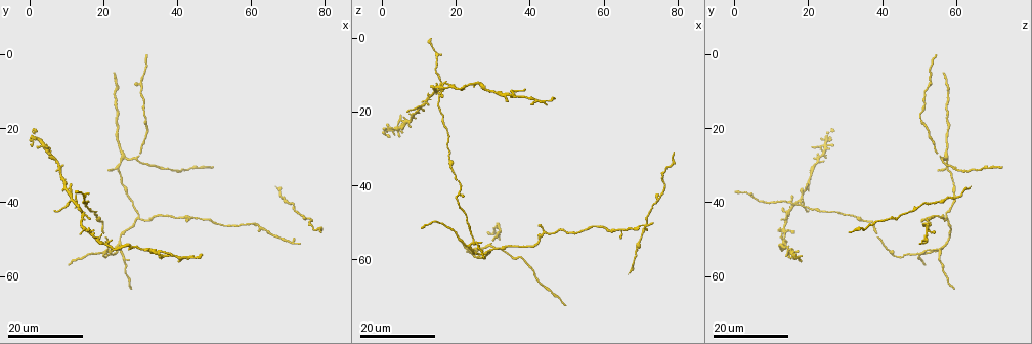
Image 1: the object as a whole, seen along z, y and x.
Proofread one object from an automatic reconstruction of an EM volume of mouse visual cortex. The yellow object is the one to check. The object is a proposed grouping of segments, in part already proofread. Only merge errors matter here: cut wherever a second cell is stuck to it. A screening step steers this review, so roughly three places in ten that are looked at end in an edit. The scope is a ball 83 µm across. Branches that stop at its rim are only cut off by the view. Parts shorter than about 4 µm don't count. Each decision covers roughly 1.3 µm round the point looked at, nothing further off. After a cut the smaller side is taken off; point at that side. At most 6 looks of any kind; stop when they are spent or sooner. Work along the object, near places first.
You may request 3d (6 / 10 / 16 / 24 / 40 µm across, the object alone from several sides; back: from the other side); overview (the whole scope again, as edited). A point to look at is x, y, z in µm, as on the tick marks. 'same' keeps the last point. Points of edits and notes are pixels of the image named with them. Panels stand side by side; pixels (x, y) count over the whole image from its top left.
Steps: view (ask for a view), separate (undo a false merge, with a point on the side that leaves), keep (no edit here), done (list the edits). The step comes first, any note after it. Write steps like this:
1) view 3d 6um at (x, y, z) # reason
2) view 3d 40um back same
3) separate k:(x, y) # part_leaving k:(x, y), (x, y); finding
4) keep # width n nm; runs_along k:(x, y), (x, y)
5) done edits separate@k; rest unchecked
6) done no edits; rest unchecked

view 3d 24um at (71.5, 42.0, 49.0) # arms run side by side

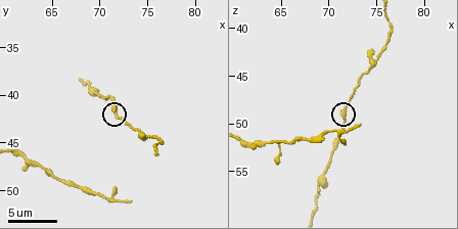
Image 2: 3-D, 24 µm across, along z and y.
view 3d 10um at (72.0, 42.4, 48.4)

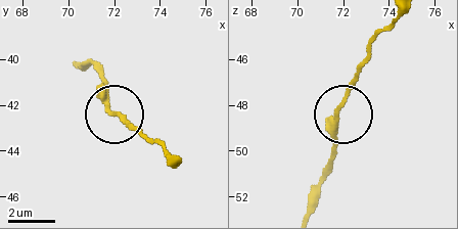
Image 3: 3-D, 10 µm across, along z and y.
view 3d 6um at (71.7, 42.2, 48.4)

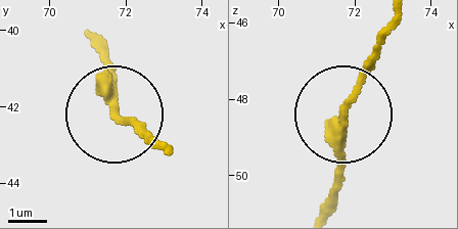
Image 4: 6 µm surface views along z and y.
keep # arms 3; all the same cell

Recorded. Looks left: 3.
view 3d 16um at (36.0, 54.5, 15.0) # three-way junction

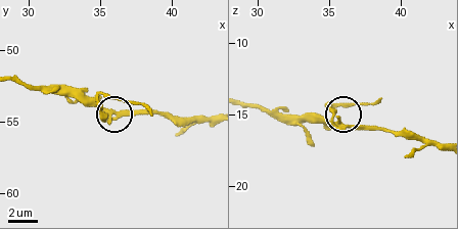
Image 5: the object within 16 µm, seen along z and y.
view 3d 6um at (35.6, 54.8, 15.4)

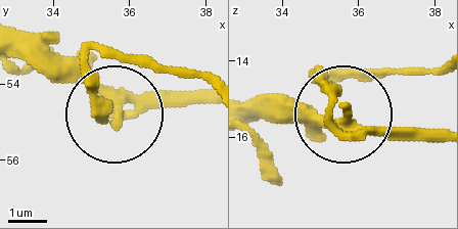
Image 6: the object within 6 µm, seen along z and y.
separate 6:(96, 110) # arms 3; part_leaving 6:(368, 127), (342, 127), (326, 75), (440, 69); a second cell is stuck on

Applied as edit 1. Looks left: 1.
done edits separate@6; rest unchecked

